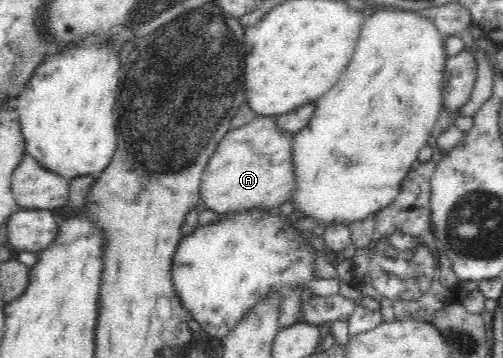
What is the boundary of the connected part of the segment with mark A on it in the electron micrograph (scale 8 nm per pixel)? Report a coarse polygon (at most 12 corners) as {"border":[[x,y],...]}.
{"border":[[275,116],[231,127],[200,183],[218,215],[279,208],[296,179]]}

